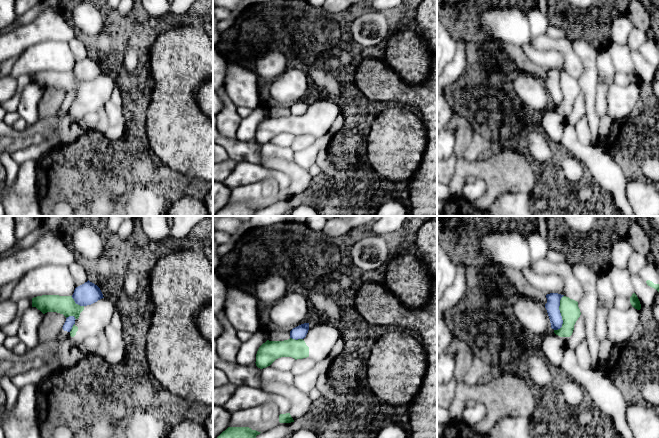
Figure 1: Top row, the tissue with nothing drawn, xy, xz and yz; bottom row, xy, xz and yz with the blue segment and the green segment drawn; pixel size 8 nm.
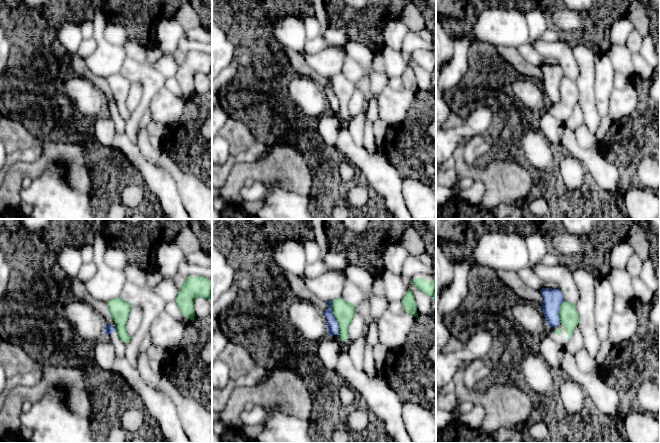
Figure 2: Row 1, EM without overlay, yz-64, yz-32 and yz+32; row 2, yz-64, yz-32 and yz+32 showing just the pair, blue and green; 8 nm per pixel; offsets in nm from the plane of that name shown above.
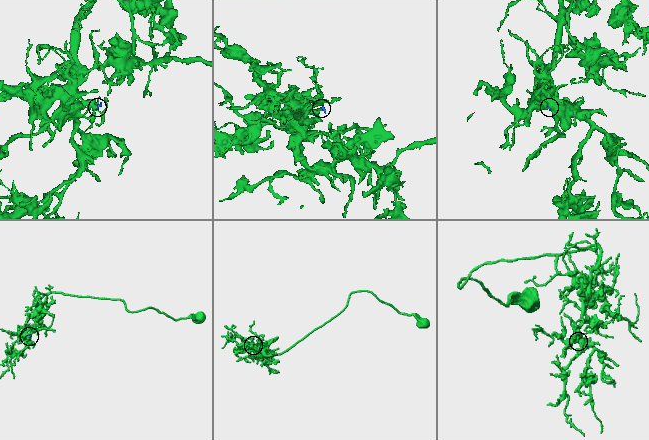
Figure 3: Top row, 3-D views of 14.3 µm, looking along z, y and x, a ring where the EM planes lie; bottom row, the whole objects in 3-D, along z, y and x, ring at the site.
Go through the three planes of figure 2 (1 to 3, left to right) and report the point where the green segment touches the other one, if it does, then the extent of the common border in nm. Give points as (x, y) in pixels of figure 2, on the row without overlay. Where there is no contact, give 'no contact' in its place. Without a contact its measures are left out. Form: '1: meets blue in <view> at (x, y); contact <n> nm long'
1: meets blue in yz-64 at (115, 105); contact 40 nm long
2: meets blue in yz-32 at (334, 93); contact 280 nm long
3: meets blue in yz+32 at (558, 87); contact 180 nm long

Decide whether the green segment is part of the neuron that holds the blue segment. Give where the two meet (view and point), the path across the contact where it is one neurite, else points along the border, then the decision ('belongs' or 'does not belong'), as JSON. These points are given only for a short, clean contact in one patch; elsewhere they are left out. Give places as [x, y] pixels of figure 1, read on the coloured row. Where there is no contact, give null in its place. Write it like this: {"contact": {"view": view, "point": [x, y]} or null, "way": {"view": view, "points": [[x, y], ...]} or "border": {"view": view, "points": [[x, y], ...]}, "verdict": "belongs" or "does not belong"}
{"contact": {"view": "yz", "point": [560, 314]}, "border": {"view": "yz", "points": [[563, 295], [559, 306], [562, 325], [554, 330]]}, "verdict": "does not belong"}

